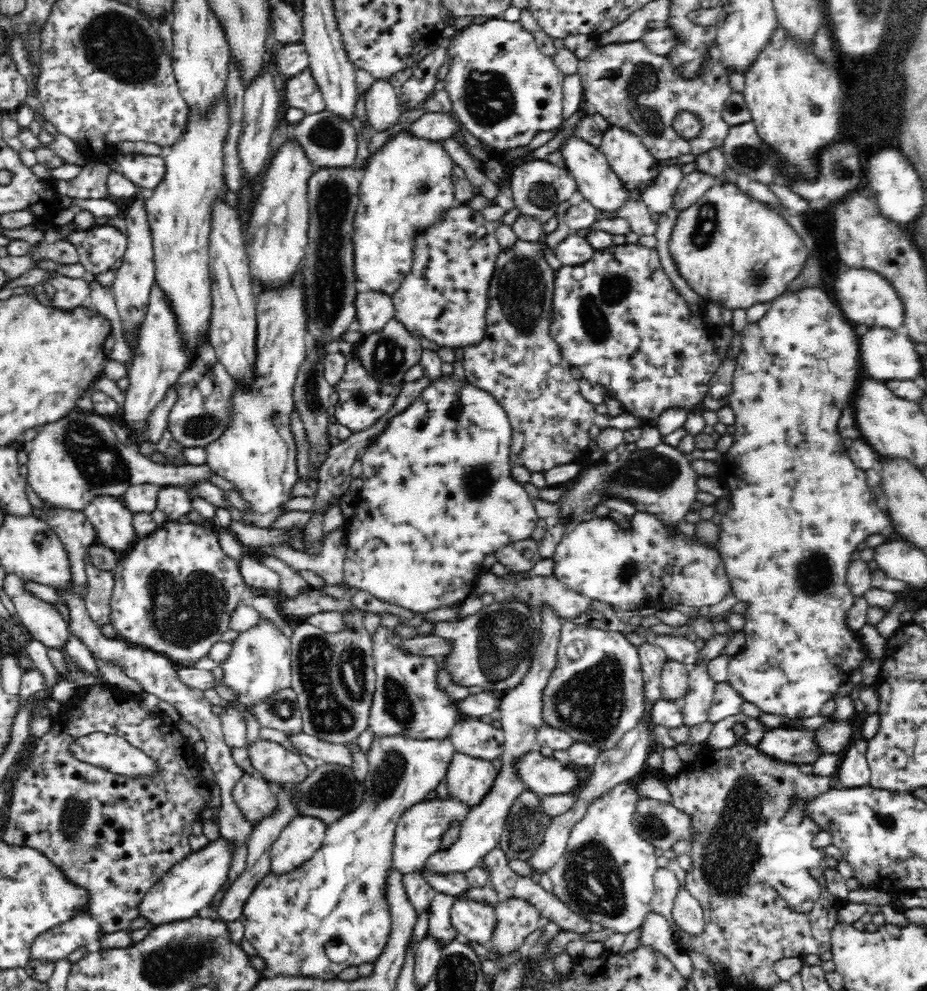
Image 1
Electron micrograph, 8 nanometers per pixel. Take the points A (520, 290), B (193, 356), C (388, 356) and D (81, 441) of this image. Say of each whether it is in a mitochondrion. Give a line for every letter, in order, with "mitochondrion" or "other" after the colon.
A: mitochondrion
B: other
C: mitochondrion
D: mitochondrion

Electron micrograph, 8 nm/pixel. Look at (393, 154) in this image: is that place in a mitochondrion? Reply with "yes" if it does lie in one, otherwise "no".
no

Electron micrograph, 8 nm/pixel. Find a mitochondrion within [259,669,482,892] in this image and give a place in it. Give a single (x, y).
(335, 790)

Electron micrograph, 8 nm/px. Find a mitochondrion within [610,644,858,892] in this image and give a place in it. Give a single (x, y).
(650, 825)

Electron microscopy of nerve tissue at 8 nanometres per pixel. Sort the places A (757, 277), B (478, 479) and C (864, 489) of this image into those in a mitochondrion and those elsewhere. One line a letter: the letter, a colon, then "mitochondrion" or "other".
A: mitochondrion
B: mitochondrion
C: other

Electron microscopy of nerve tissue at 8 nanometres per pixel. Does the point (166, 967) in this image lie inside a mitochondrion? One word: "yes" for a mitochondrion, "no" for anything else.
yes

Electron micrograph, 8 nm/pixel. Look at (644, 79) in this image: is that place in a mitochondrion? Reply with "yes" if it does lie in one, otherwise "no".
yes

